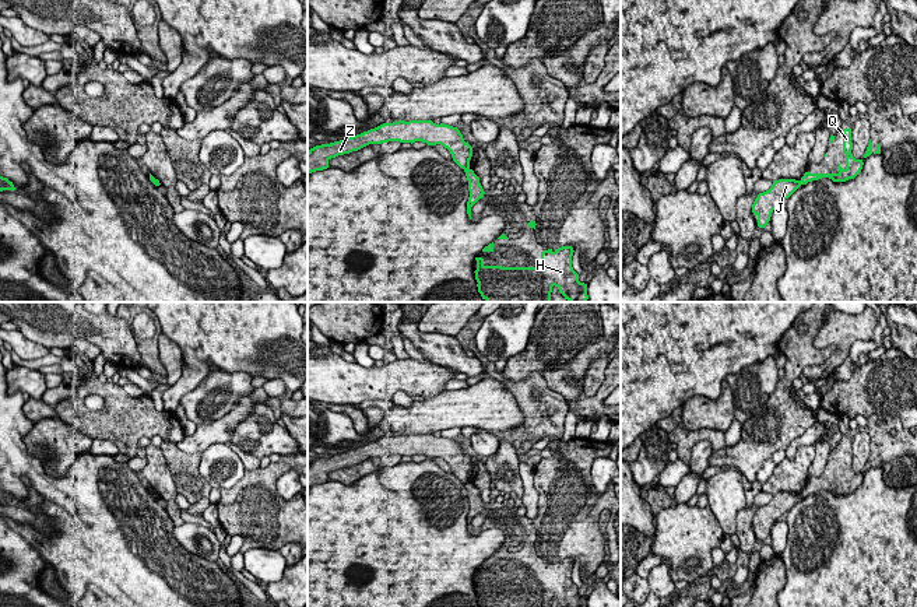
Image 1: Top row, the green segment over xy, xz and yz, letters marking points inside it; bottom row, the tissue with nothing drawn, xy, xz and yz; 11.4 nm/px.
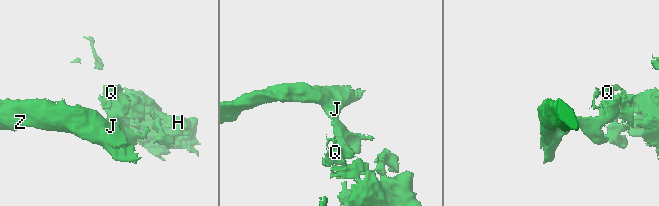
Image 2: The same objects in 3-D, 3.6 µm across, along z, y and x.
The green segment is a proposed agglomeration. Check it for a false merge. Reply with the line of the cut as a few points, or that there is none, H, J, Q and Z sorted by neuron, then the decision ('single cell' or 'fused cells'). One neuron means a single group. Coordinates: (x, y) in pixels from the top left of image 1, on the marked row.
cut in xz along (468, 168), (464, 171); H Q / J Z; fused cells

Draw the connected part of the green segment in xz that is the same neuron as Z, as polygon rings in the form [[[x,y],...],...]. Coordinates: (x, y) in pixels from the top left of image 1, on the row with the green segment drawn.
[[[398,120],[383,123],[375,129],[345,140],[322,144],[308,151],[308,173],[328,168],[328,161],[338,155],[358,151],[369,144],[382,144],[389,141],[415,143],[422,141],[428,145],[440,144],[447,148],[453,161],[465,169],[470,169],[472,147],[464,141],[457,127],[449,124],[436,124],[432,120]]]

